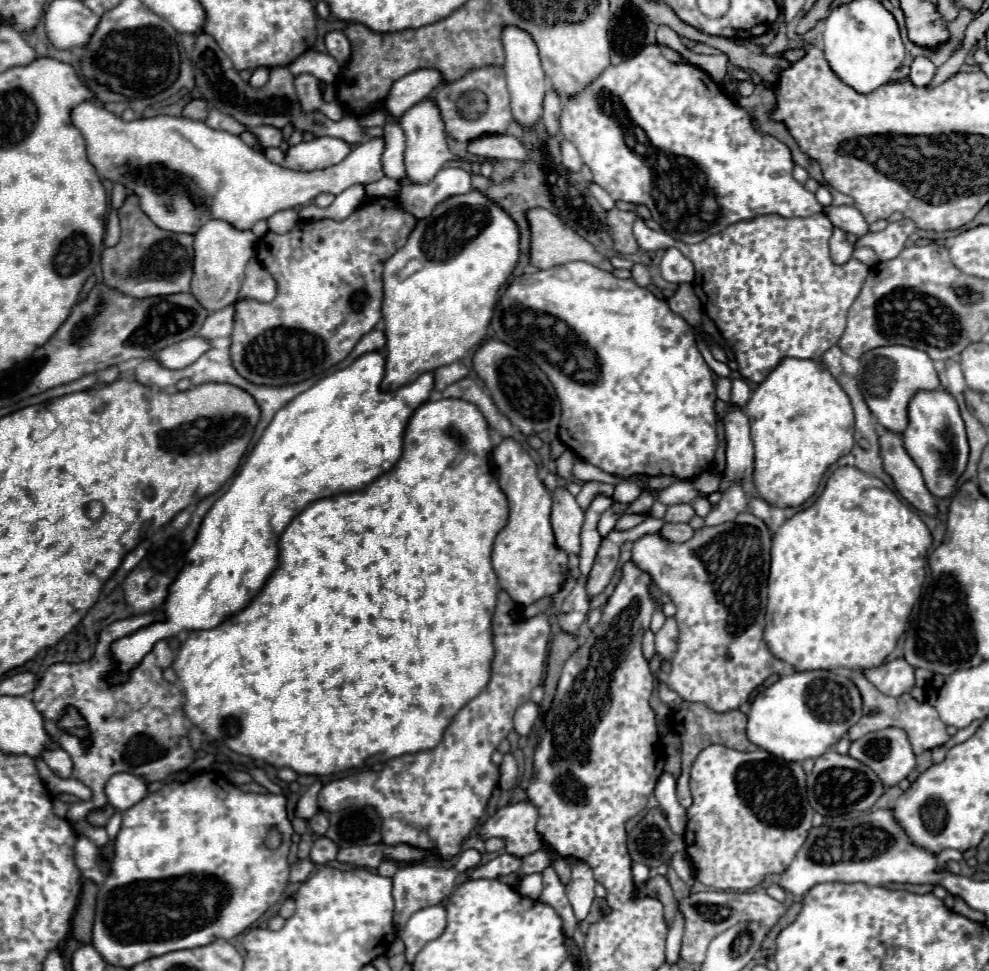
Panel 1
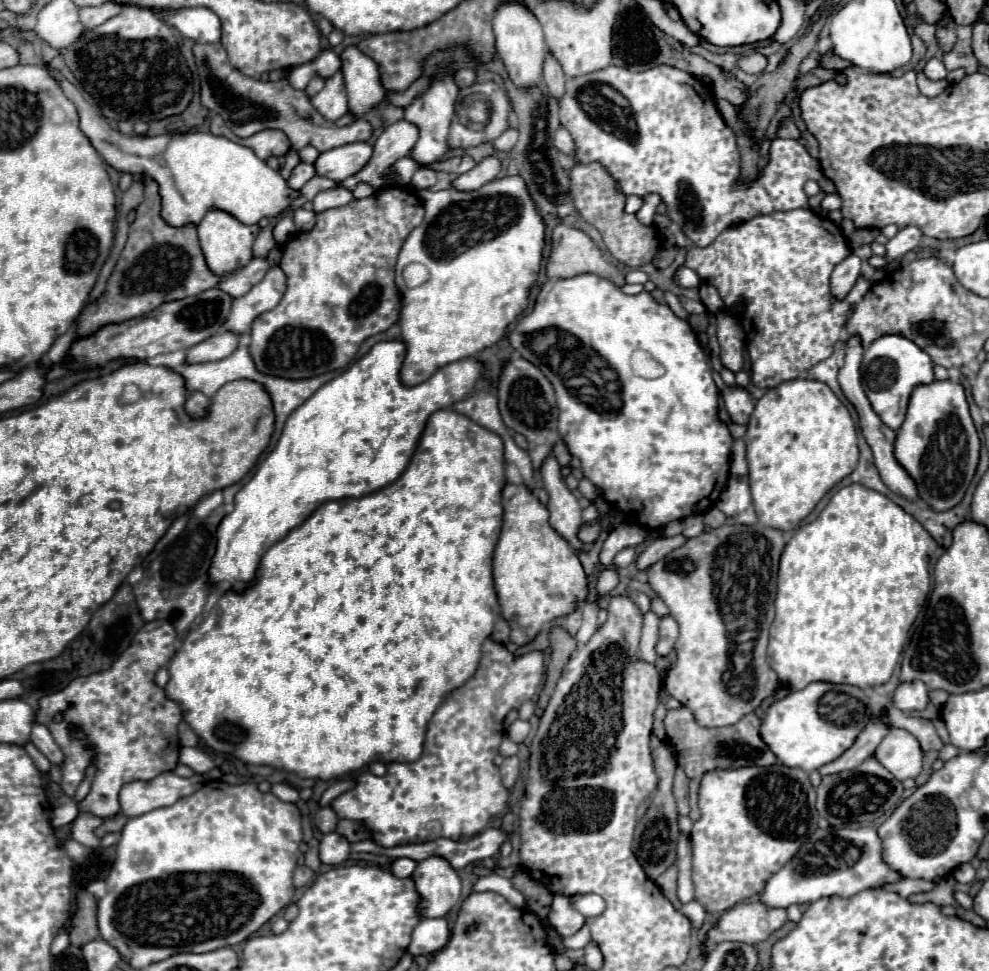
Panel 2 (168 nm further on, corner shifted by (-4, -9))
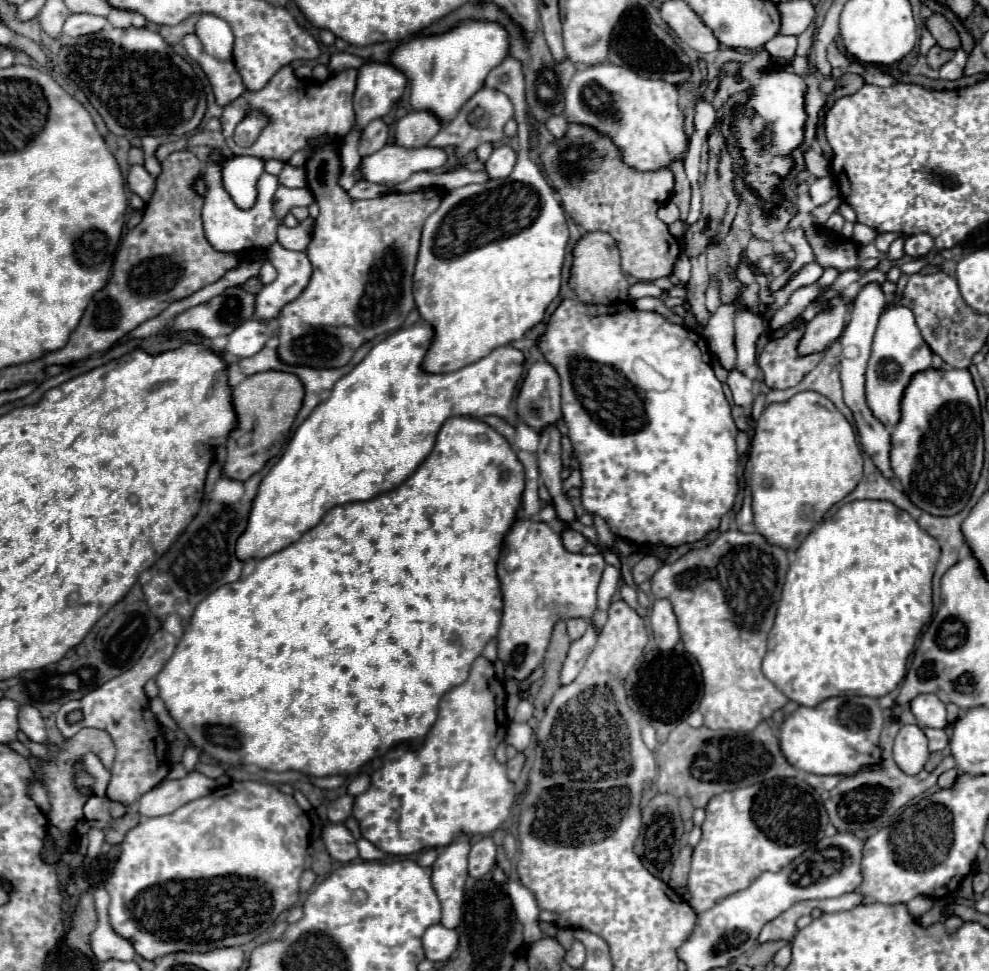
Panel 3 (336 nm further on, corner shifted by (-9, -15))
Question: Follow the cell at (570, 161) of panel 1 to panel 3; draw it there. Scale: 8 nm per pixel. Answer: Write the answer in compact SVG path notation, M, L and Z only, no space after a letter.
M555 116L553 120L547 122L547 130L555 136L555 138L563 138L567 134L567 120L563 116Z

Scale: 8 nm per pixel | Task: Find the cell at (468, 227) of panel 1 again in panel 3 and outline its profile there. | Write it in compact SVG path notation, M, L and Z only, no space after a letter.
M505 58L485 78L485 86L501 90L515 106L515 122L519 122L519 158L515 170L505 180L487 180L485 184L467 184L445 194L441 206L425 220L419 256L413 272L413 296L419 316L433 328L431 346L423 358L423 368L429 374L445 374L461 370L487 356L491 350L519 340L529 328L543 320L549 302L557 296L561 286L561 266L565 258L565 244L569 240L567 220L537 164L527 152L527 108L525 108L525 78L521 64Z

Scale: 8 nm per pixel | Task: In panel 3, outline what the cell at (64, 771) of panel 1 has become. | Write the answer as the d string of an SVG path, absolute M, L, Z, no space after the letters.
M21 706L19 726L21 726L21 732L25 732L25 736L31 742L37 742L37 744L43 744L43 746L51 744L51 740L47 736L47 730L45 730L45 722L43 722L43 718L41 718L37 708Z

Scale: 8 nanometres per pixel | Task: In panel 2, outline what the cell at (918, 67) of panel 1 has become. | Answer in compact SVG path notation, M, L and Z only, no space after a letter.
M932 58L928 60L926 68L924 68L924 74L930 78L930 80L942 80L948 76L948 70L944 66L944 62L940 58Z

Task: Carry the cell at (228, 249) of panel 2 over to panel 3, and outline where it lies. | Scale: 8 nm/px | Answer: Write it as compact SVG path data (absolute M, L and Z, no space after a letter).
M213 152L209 156L207 168L205 168L205 180L209 184L209 192L205 194L205 204L203 204L205 238L217 252L223 252L223 254L247 254L247 252L255 250L255 246L271 246L277 238L277 228L279 228L279 220L271 206L273 194L279 188L279 178L265 172L261 176L261 180L257 182L257 188L259 188L257 204L251 210L239 210L233 204L231 196L221 188L219 158L221 158L221 152Z

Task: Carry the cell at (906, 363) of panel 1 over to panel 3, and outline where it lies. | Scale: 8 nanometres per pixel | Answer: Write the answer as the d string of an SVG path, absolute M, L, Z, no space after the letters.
M897 306L881 314L875 340L873 340L873 352L871 352L867 374L865 374L867 404L873 416L881 420L881 424L885 424L887 428L893 428L899 424L903 392L917 372L931 368L931 358L933 358L933 352L929 352L929 346L925 344L925 340L921 340L921 332L909 308Z

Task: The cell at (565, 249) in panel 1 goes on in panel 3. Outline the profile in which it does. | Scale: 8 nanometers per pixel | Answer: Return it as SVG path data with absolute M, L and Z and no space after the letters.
M605 232L585 234L573 248L573 266L569 276L569 286L579 300L595 304L615 304L625 302L629 296L629 282L619 266L619 250L615 240Z

